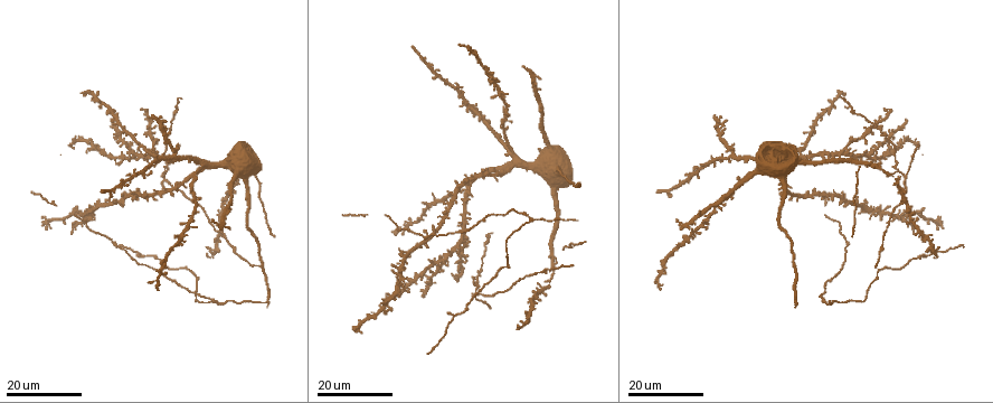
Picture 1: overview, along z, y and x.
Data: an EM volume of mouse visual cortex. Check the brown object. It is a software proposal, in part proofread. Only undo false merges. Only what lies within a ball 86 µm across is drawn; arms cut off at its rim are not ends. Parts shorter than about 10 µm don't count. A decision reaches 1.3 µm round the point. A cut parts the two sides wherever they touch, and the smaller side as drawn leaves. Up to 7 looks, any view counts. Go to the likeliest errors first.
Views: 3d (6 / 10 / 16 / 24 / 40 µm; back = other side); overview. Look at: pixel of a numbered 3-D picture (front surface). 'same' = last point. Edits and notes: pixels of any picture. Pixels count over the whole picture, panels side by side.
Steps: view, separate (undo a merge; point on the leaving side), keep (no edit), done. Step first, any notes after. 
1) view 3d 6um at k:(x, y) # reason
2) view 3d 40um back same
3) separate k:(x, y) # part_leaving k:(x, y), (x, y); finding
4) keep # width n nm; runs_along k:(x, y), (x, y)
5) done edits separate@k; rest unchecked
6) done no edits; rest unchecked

view 3d 16um at 1:(221, 305)

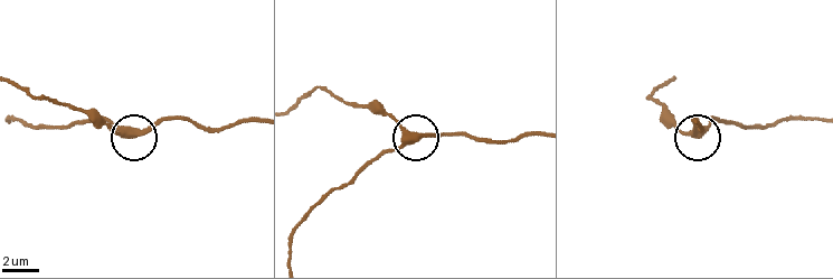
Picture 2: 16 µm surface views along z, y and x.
view 3d 10um at 2:(123, 127)

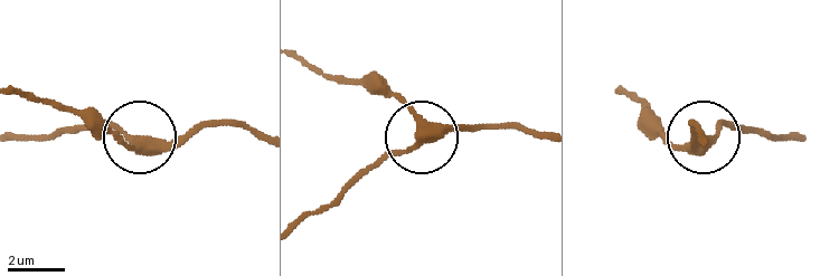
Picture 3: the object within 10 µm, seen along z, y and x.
keep # runs_along 3:(301, 58), (337, 77), (380, 79), (431, 135), (515, 127); continuous, no second neuron

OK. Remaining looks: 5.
view 3d 24um at 1:(464, 262) # four-way junction

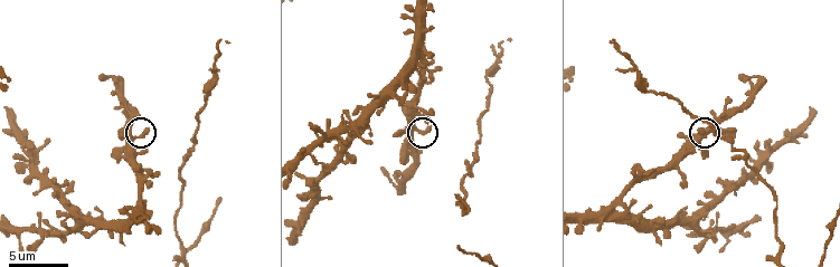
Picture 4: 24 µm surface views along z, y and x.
view 3d 10um at 4:(134, 137) # zoom in

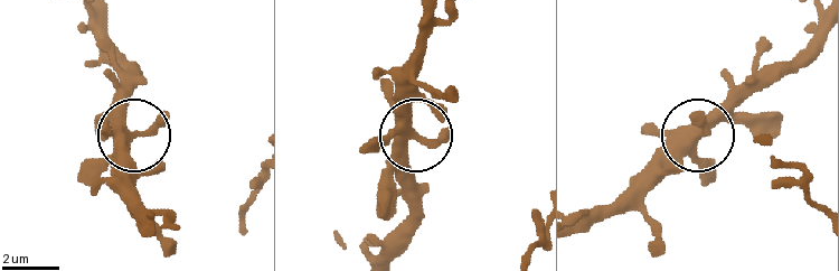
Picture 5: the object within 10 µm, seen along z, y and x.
keep # arms 4; all the same neuron

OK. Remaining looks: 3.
view 3d 10um at 4:(622, 202) # thin arm on a thick one

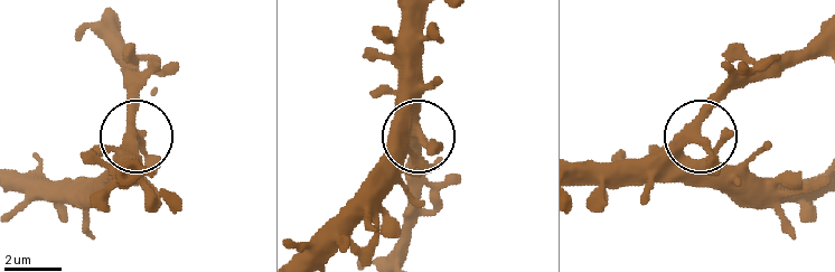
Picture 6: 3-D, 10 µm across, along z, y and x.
view 3d 10um back at 6:(698, 129)

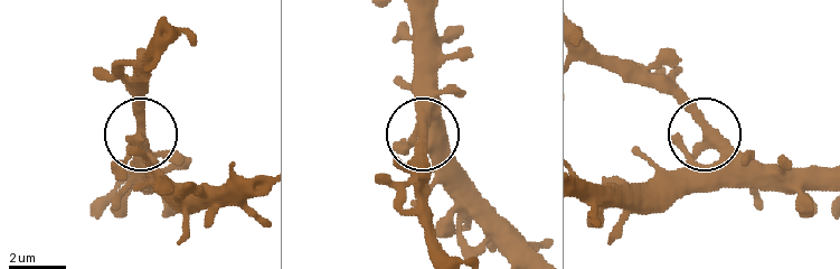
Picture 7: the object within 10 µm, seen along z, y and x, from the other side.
keep # runs_along 7:(413, 14), (413, 122), (469, 185); all the same neuron

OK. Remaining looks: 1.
done no edits; rest unchecked

